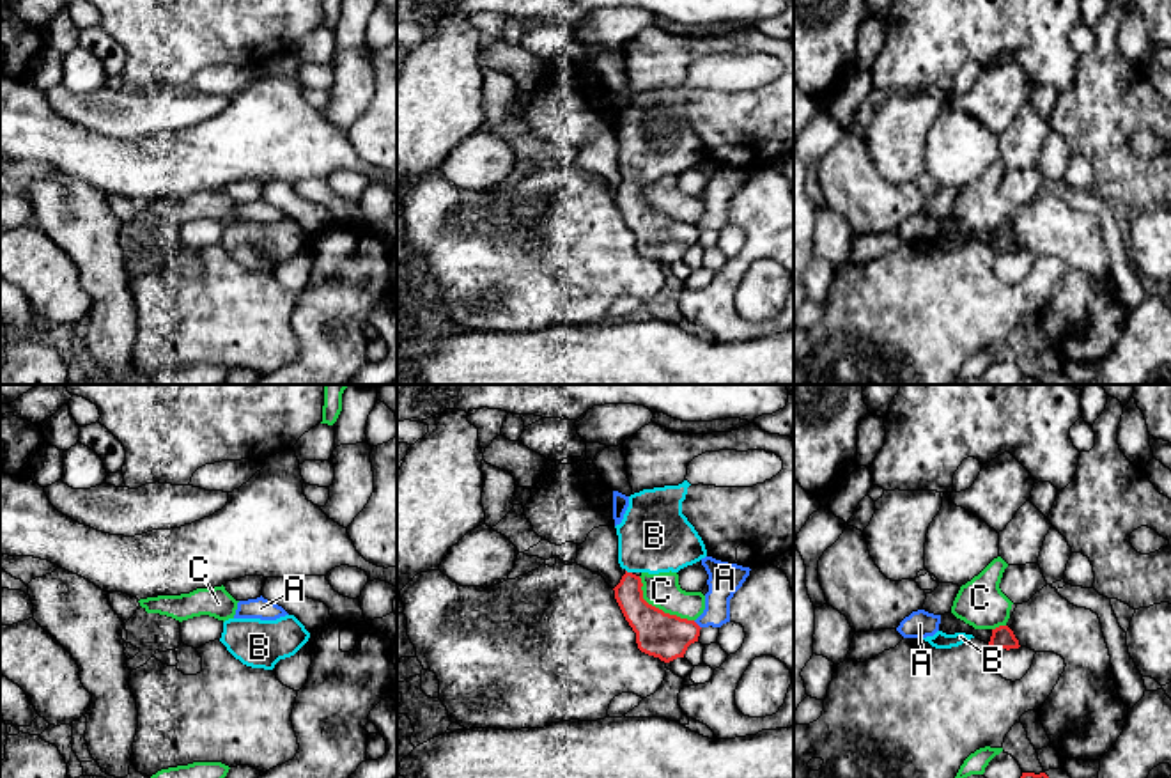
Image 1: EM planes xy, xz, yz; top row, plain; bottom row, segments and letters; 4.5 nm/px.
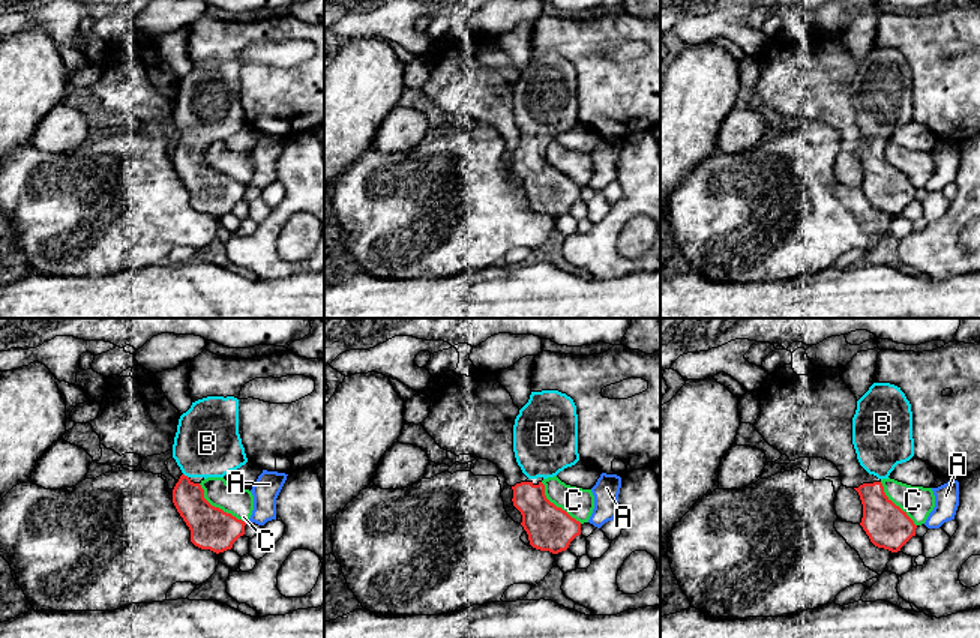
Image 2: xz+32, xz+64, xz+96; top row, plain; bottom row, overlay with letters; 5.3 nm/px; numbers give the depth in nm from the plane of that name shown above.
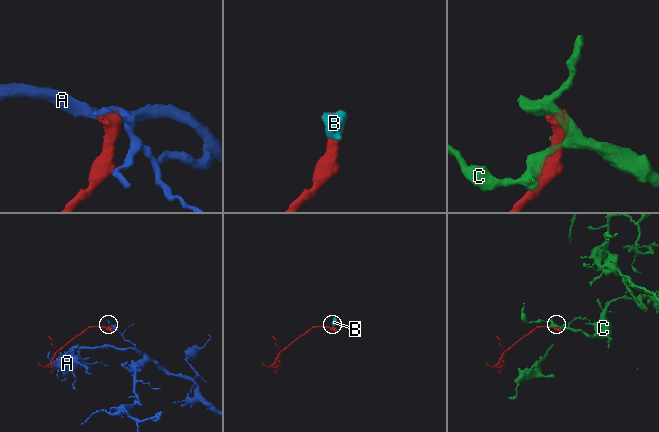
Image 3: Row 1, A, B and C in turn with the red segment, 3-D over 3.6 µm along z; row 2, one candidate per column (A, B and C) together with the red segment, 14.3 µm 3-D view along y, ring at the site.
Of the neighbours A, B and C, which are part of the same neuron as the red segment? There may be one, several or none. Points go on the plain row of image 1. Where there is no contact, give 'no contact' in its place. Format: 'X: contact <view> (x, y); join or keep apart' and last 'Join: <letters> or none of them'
A: contact xz (697, 227); keep apart
B: contact xz (629, 176); join
C: contact xz (658, 211); keep apart
Join: B

